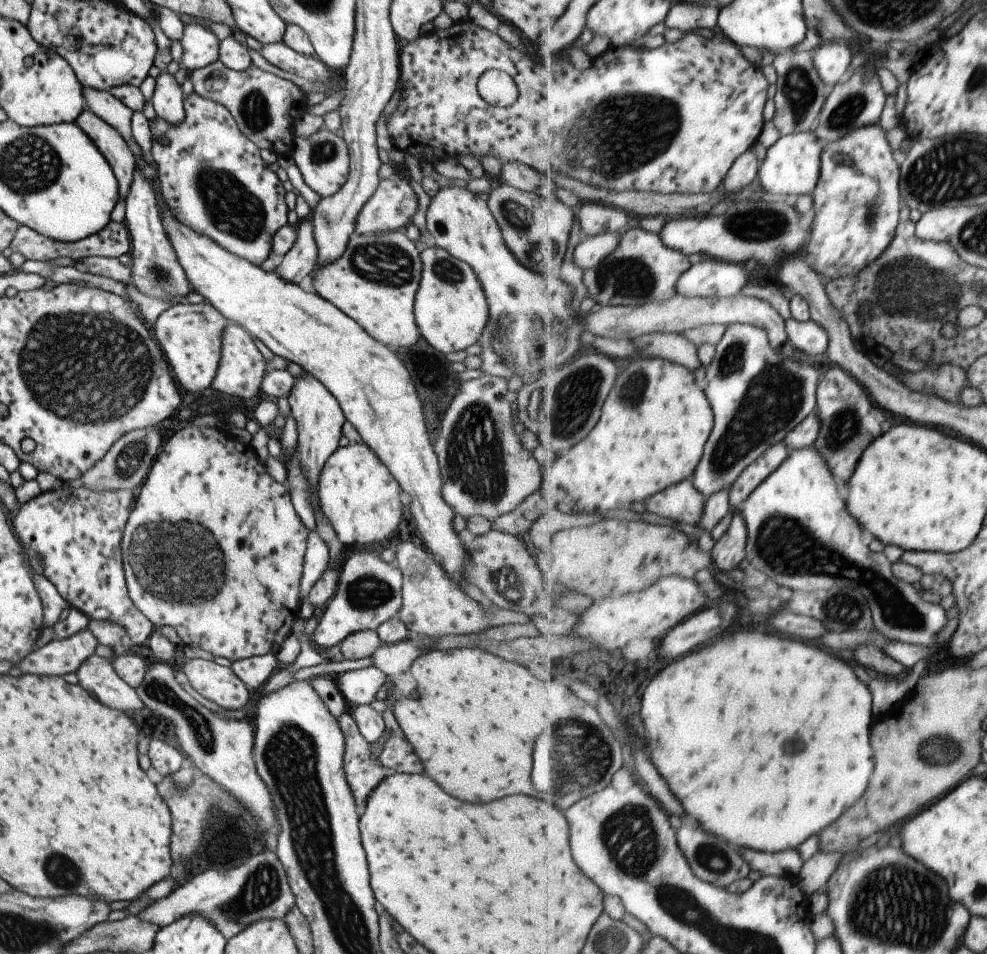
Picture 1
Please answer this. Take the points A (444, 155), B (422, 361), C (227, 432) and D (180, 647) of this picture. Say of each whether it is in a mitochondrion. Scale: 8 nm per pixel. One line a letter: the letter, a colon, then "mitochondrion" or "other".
A: other
B: other
C: other
D: other

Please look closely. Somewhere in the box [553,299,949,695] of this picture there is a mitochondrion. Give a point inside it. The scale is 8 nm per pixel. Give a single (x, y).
(785, 544)

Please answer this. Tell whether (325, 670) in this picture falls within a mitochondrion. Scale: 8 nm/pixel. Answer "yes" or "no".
no

